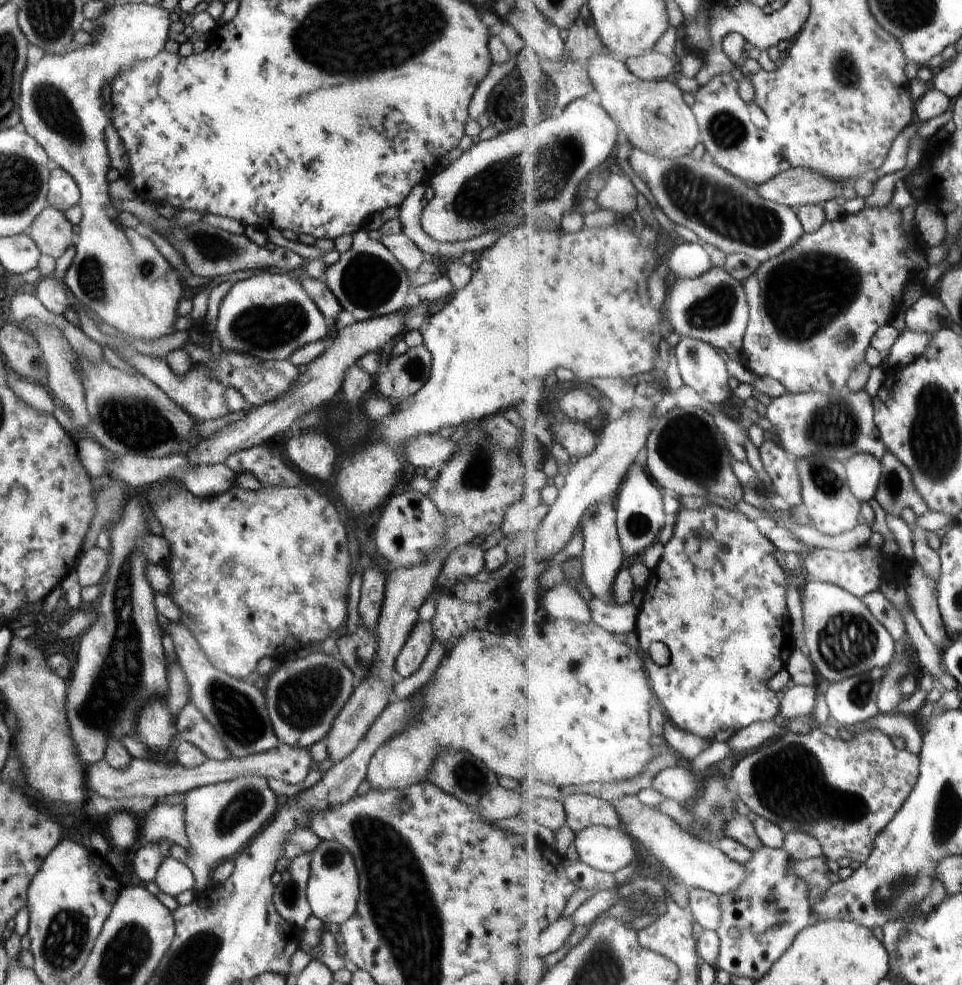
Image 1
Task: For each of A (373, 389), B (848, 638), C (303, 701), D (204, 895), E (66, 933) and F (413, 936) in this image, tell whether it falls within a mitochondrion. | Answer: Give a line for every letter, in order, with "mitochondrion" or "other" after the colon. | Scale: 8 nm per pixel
A: other
B: mitochondrion
C: mitochondrion
D: other
E: mitochondrion
F: mitochondrion

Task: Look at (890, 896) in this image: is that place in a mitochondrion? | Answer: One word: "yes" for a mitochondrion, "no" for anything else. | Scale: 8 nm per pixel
yes

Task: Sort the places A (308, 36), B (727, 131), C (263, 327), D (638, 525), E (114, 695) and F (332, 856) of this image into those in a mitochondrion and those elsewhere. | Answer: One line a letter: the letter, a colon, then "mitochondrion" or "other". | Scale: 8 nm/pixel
A: mitochondrion
B: mitochondrion
C: mitochondrion
D: mitochondrion
E: mitochondrion
F: mitochondrion

